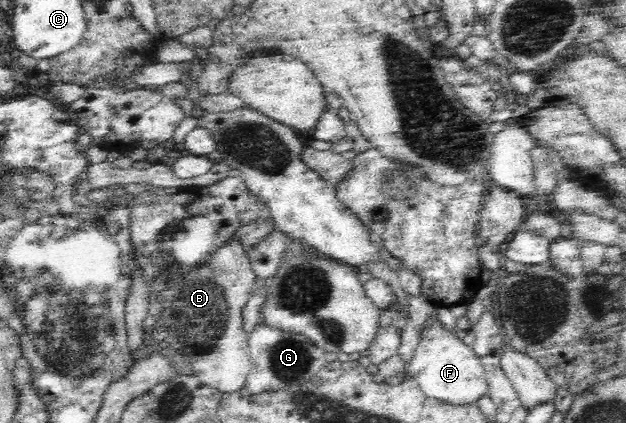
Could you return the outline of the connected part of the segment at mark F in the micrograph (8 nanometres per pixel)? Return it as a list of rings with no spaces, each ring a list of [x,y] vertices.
[[[436,316],[425,319],[414,357],[407,365],[406,375],[413,378],[427,396],[451,404],[477,402],[488,393],[485,369],[470,345],[465,345],[455,330],[445,329]]]

